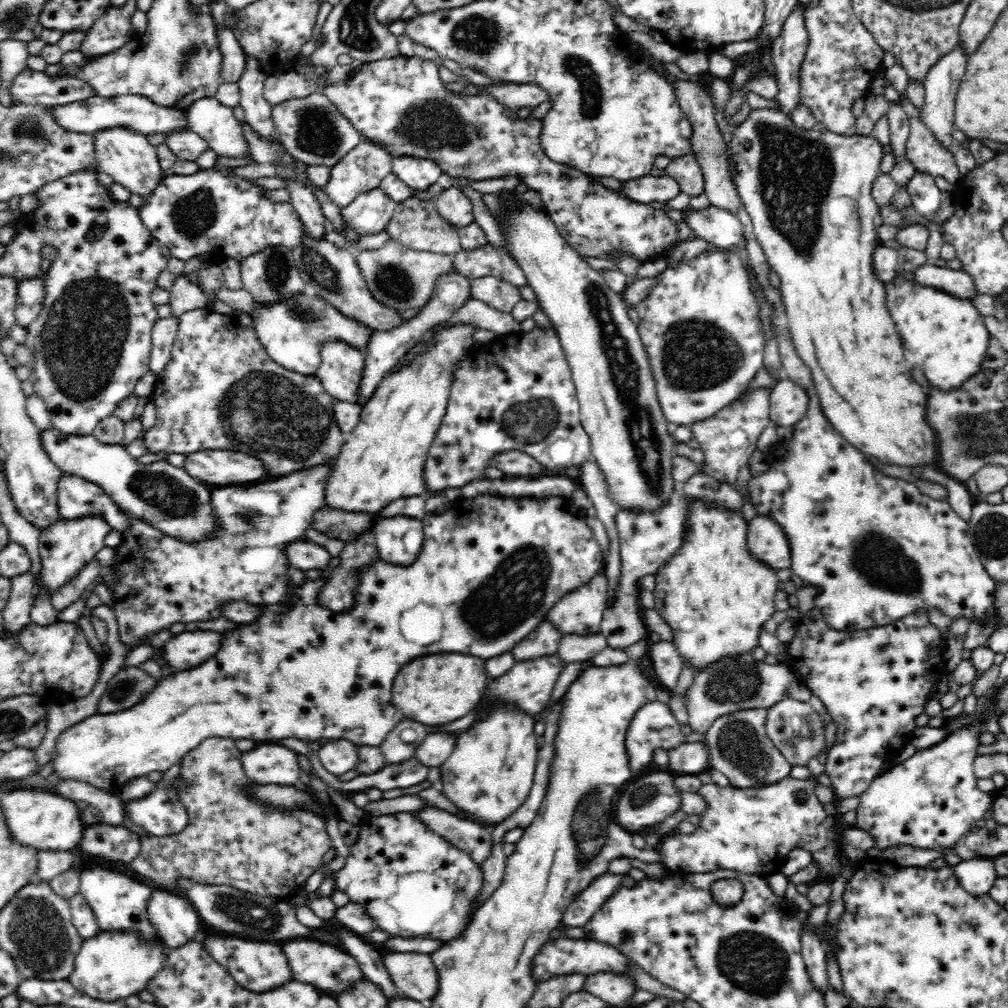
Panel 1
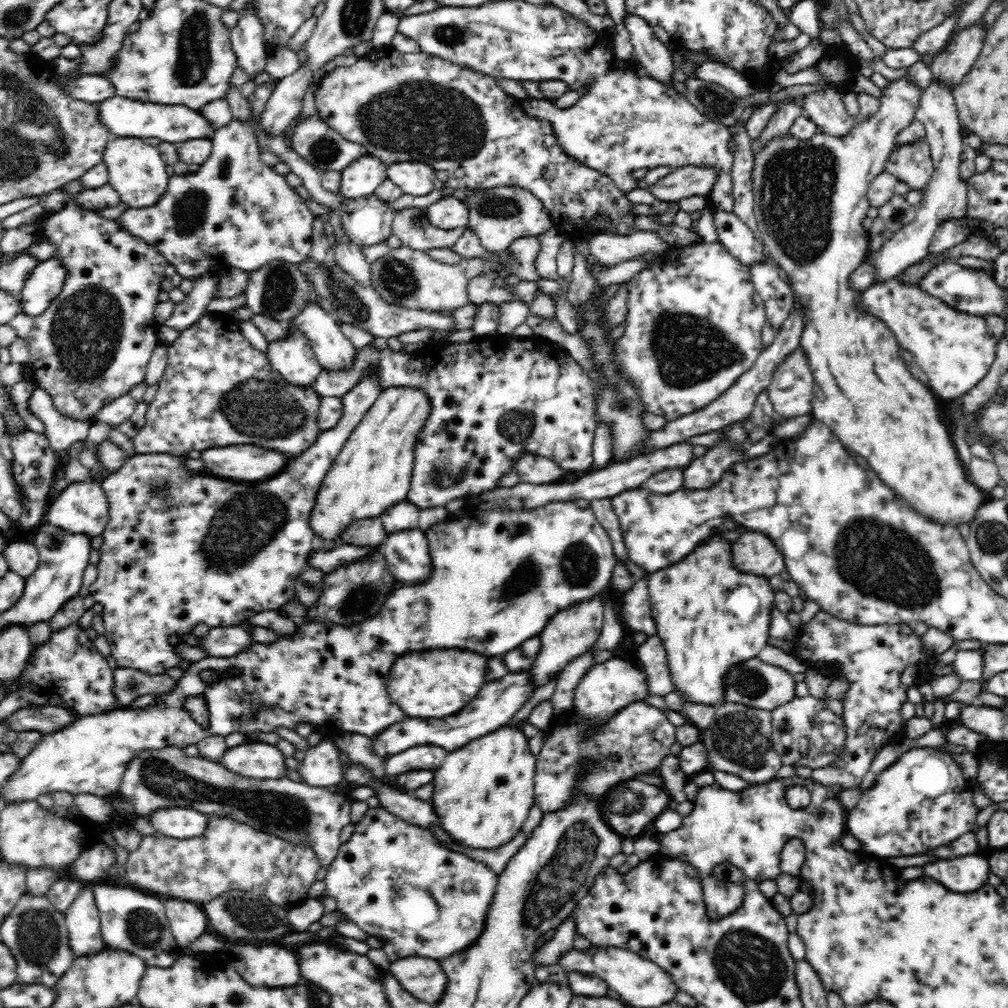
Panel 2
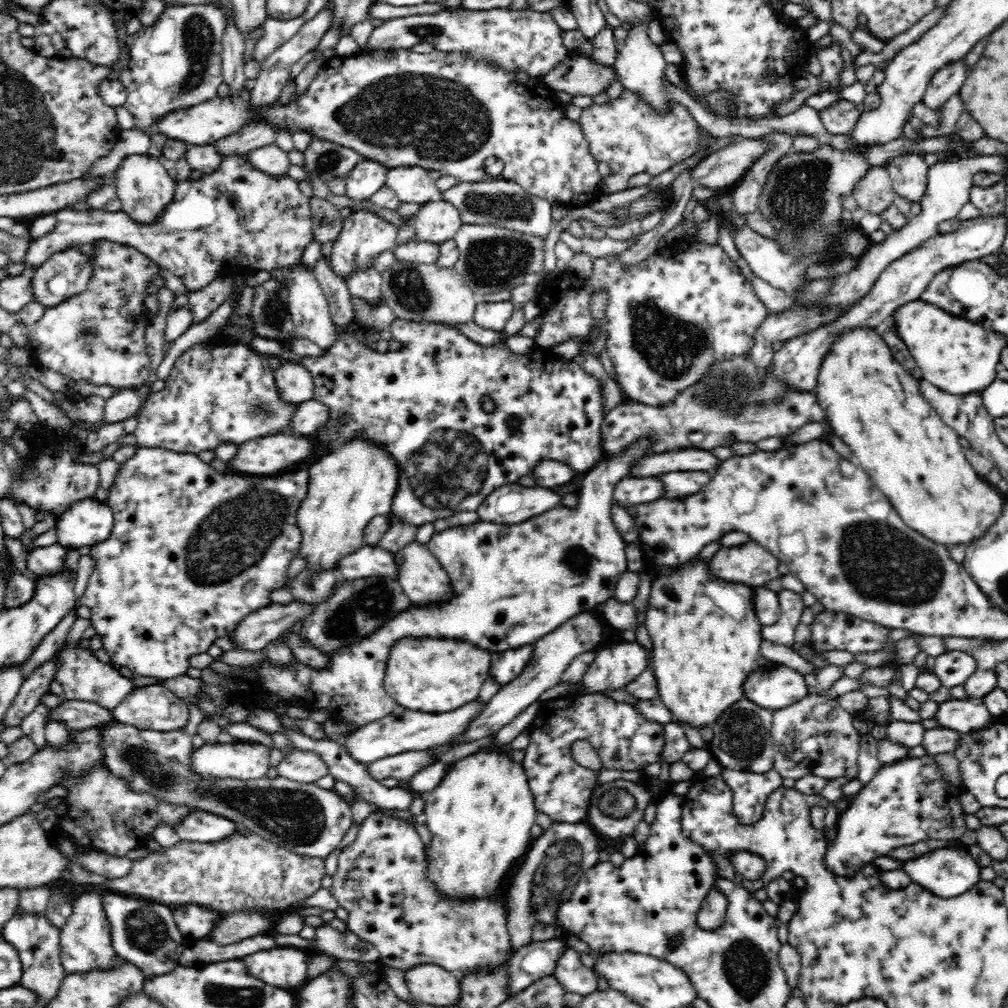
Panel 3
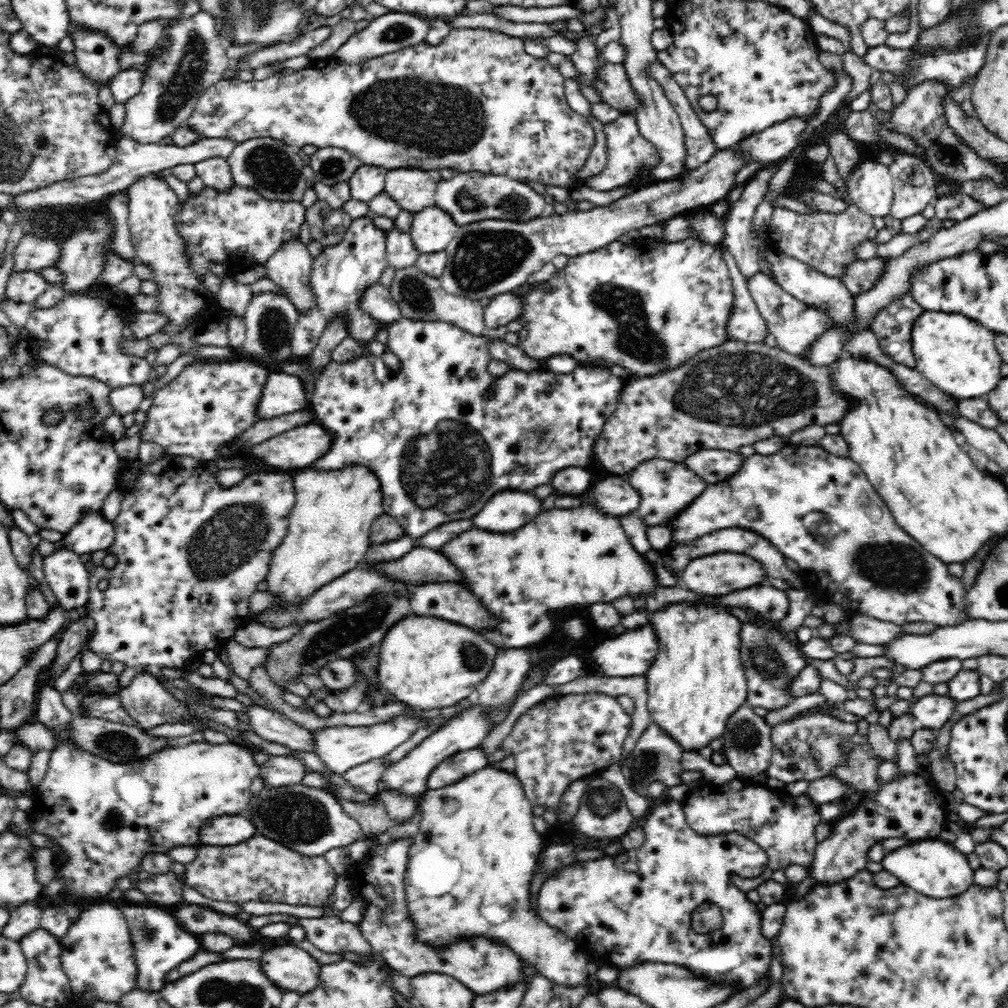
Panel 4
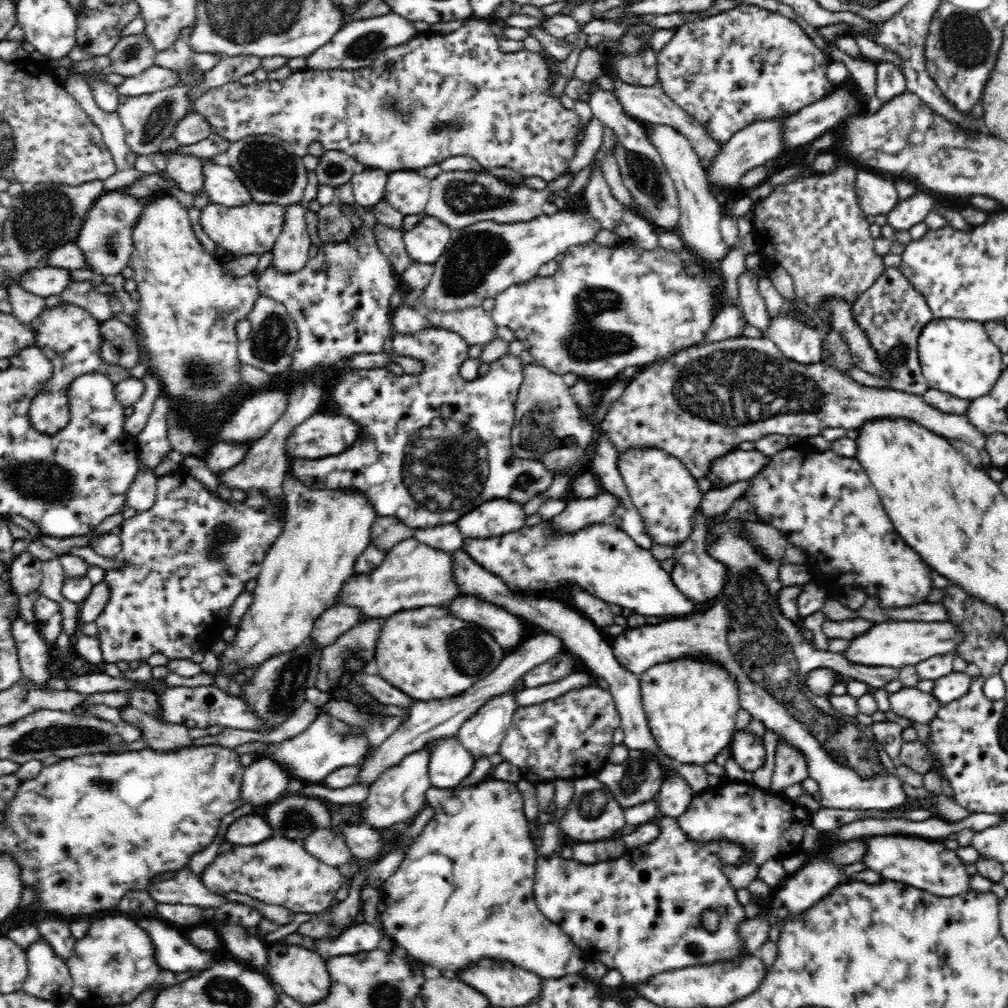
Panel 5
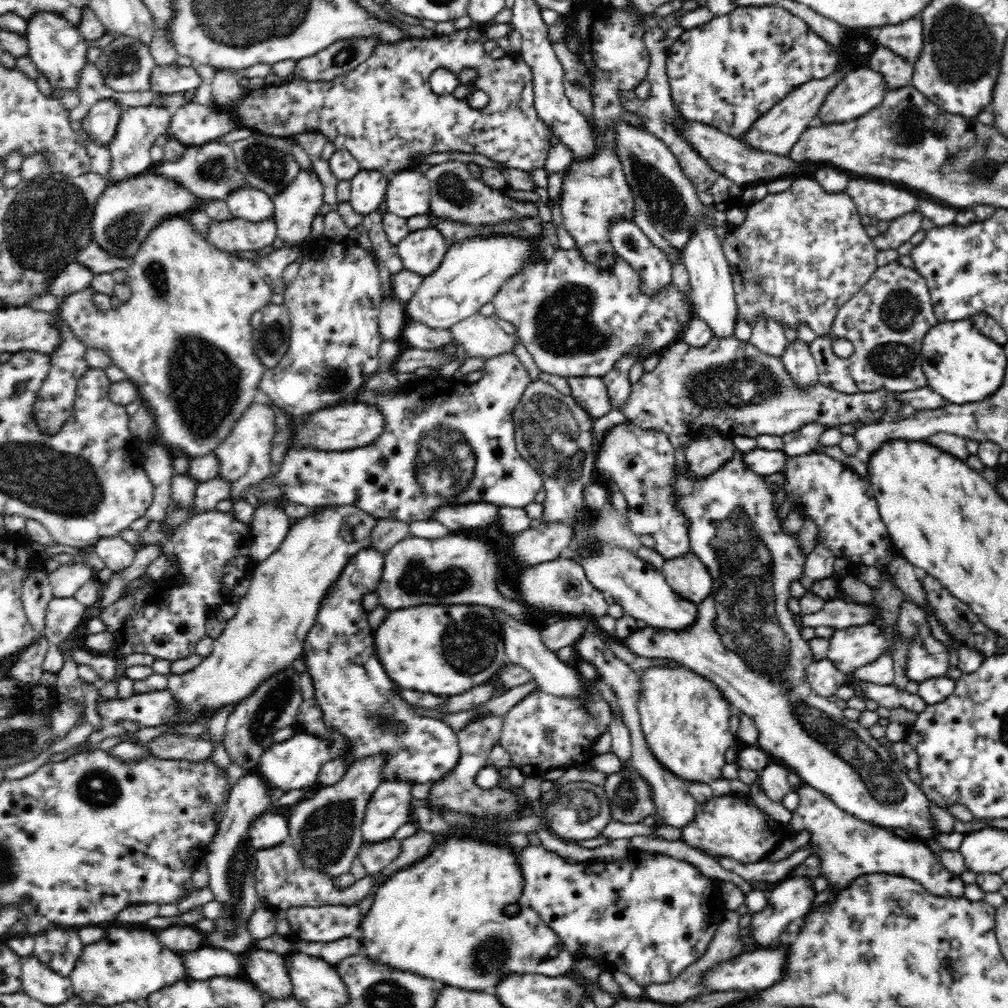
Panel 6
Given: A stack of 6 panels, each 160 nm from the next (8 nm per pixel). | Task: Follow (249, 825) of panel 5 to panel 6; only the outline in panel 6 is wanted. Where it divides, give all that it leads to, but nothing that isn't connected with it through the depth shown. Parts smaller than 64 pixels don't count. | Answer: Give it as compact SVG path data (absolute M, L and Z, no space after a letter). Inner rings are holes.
M262 813L248 828L248 838L252 846L264 849L285 843L289 837L289 826L285 815L276 813Z

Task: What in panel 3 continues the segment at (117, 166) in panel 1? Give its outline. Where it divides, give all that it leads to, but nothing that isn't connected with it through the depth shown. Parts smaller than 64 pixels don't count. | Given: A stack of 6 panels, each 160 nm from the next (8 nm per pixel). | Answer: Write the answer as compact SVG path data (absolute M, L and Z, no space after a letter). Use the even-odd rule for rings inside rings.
M148 153L128 154L121 160L113 176L122 211L140 223L152 223L174 199L176 183L169 175L162 157Z

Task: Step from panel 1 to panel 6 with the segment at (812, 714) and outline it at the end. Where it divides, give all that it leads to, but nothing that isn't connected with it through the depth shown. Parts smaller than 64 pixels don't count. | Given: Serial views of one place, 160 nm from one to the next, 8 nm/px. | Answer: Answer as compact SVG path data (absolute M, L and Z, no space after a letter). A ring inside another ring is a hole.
M772 760L759 773L762 789L771 801L782 802L789 793L795 792L795 788L788 781L788 775L792 772L786 763Z

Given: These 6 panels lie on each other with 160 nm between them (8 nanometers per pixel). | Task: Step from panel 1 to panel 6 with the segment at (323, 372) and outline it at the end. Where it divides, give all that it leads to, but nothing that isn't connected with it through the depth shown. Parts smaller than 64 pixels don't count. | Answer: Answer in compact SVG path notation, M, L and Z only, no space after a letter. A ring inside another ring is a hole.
M300 171L290 186L282 194L271 198L274 204L274 220L277 225L277 237L284 241L284 248L303 248L309 239L312 230L312 222L324 201L324 186L317 174Z

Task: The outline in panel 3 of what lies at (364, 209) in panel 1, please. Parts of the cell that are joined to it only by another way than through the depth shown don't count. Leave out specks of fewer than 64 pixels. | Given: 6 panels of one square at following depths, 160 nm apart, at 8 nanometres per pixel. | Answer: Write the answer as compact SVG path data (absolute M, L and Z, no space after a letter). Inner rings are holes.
M352 210L351 214L344 218L343 228L340 230L336 241L334 241L334 249L330 256L330 263L333 266L334 272L345 278L346 274L350 274L354 268L372 265L372 260L378 254L395 248L397 232L398 229L375 212Z

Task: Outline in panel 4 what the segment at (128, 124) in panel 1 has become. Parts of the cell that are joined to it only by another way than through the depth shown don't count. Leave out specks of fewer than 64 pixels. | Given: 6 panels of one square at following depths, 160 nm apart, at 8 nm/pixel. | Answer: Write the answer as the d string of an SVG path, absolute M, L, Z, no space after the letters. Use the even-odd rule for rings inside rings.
M451 29L449 34L438 46L429 43L418 43L407 46L395 53L385 54L378 58L356 62L356 64L342 64L337 62L337 57L328 56L324 60L317 60L310 66L294 71L290 75L278 73L264 80L250 80L246 82L237 76L233 79L220 79L215 85L210 86L197 100L195 109L186 120L186 127L196 131L198 138L231 138L236 142L244 142L251 138L275 138L285 142L288 146L302 148L306 144L313 144L317 148L322 146L334 146L346 149L352 156L359 158L368 165L385 168L387 171L404 167L416 167L420 170L440 170L450 168L458 173L480 173L488 175L506 176L524 184L536 181L548 187L560 187L569 191L583 186L577 175L580 173L590 151L595 144L594 128L588 123L584 115L573 110L564 96L564 79L556 72L556 67L548 63L547 59L532 57L524 51L522 37L504 34L488 29Z

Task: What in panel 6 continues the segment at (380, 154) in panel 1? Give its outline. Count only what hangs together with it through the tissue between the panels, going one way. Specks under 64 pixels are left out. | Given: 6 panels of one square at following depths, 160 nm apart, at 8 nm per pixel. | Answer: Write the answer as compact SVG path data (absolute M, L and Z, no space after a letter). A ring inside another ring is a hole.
M361 169L349 180L351 183L349 202L352 208L364 216L379 210L387 194L389 177L389 174L379 170Z

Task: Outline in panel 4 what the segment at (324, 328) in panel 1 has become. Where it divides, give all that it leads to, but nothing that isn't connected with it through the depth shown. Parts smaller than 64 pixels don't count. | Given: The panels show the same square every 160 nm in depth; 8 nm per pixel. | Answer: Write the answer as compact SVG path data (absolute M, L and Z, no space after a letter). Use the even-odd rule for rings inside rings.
M272 369L260 398L257 415L261 420L290 414L308 404L305 384L295 374Z

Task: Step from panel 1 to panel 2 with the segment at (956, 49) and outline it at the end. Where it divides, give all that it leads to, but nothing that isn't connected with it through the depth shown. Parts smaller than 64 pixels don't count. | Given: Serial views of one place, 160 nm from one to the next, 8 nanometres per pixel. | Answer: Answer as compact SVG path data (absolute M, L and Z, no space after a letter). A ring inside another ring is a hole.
M933 78L920 94L915 118L924 125L925 139L931 148L934 174L925 187L924 200L921 200L917 206L916 220L895 232L890 240L886 240L882 244L880 252L870 252L868 260L873 262L873 266L877 268L877 276L879 276L877 282L899 276L910 265L924 260L929 255L928 247L939 223L952 218L963 218L966 215L968 190L965 182L960 179L960 171L958 171L961 163L960 154L963 152L963 135L952 88L954 85L945 84L945 82Z

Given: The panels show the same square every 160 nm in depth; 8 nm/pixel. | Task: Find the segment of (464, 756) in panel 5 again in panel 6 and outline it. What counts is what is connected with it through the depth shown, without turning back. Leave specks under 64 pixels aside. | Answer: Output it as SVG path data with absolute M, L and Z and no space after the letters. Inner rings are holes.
M372 546L356 553L344 567L340 578L324 598L315 625L307 634L303 654L306 657L307 672L314 678L316 699L324 714L324 723L330 729L343 733L350 742L344 761L350 765L370 754L385 754L387 765L383 770L385 780L411 780L418 784L433 785L450 774L460 760L460 747L457 732L441 720L420 718L397 694L399 687L388 677L376 655L374 633L368 625L368 615L362 607L365 595L374 592L384 568L384 555Z

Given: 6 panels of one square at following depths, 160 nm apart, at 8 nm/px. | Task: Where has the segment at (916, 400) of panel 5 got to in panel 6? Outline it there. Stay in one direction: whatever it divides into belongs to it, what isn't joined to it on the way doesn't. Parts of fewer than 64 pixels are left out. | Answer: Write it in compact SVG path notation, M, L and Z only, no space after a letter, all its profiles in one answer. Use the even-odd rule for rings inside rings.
M736 337L714 338L706 346L690 346L683 340L670 345L662 352L658 364L652 371L645 372L632 385L628 400L620 406L625 422L642 430L662 432L668 436L672 447L684 452L705 430L716 431L718 435L732 439L735 436L760 435L790 436L808 423L816 423L826 429L841 424L873 425L884 421L900 422L911 417L917 410L899 401L897 393L882 389L871 393L844 394L826 386L822 382L816 384L799 384L785 369L780 356L764 354L751 341L740 341ZM572 377L568 378L568 382L572 398L575 398L593 419L606 416L615 407L603 377Z

